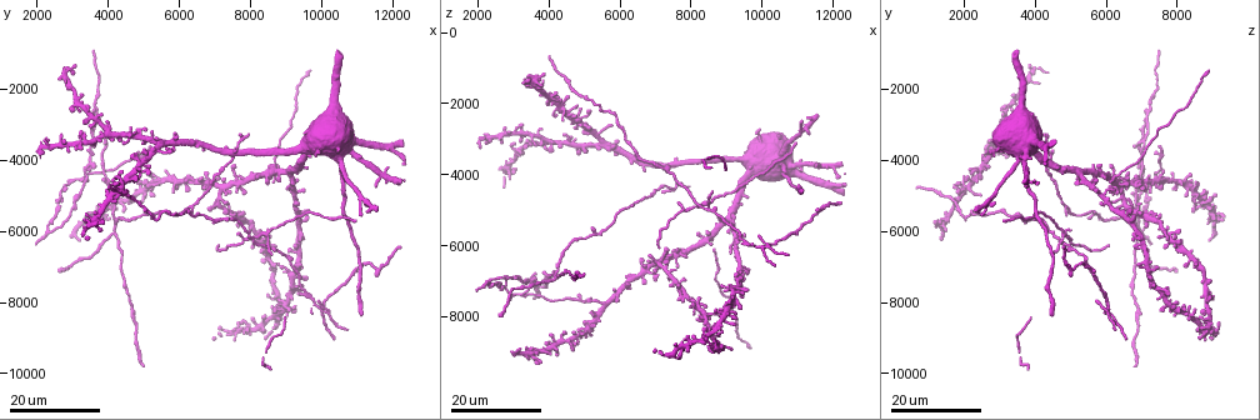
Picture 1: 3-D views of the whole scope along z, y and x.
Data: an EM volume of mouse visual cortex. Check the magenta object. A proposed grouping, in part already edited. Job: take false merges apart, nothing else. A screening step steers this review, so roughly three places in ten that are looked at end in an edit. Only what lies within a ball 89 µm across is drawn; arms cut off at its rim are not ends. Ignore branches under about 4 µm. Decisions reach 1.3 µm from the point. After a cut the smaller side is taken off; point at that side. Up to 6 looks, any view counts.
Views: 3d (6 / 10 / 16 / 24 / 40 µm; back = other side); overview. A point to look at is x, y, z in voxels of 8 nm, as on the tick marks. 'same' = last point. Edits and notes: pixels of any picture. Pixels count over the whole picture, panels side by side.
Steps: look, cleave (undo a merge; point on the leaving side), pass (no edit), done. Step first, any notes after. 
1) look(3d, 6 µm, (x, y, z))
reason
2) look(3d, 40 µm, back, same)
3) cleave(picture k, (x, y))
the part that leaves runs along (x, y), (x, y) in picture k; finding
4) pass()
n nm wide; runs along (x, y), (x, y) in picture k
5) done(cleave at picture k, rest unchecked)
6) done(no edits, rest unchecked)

look(3d, 16 µm, (8500, 4400, 5900))

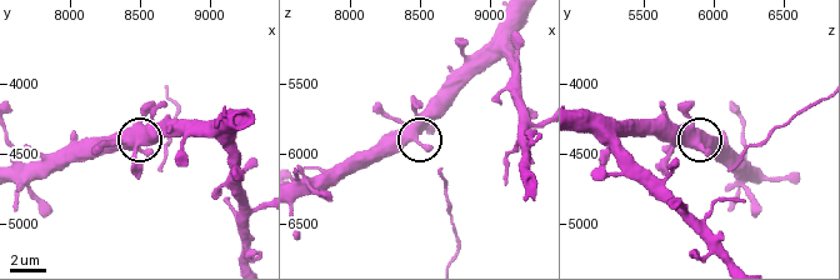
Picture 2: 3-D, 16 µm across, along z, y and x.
look(3d, 6 µm, (8460, 4440, 5900))
closer look

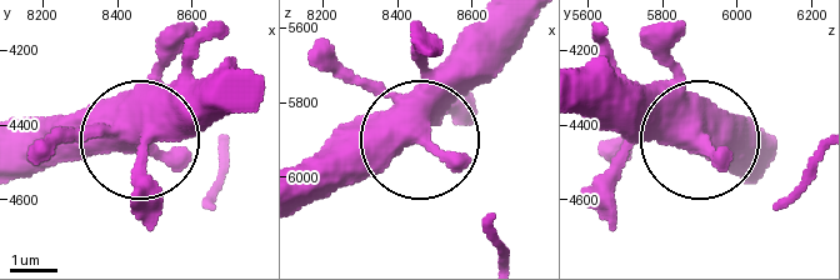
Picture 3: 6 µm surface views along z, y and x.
look(3d, 6 µm, back, (8450, 4460, 5900))

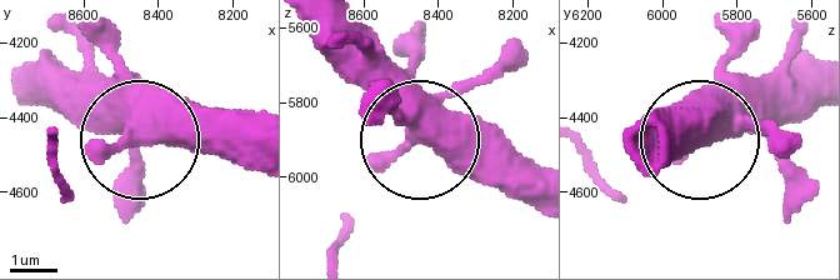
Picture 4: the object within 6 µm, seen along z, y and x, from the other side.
pass()
side arm 42 µm; runs along (308, 25), (408, 133), (348, 224) in picture 4; one neuron here

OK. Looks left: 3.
look(3d, 16 µm, (3700, 2500, 7100))
side arm on a straight run

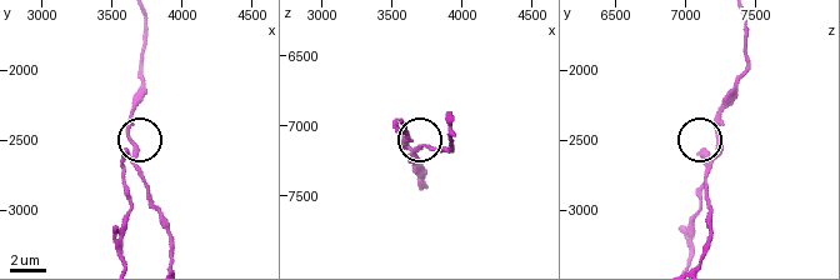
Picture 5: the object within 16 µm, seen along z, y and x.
look(3d, 10 µm, (3660, 2620, 7220))
closer look

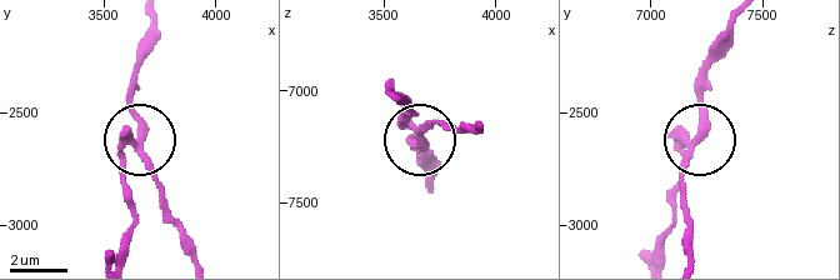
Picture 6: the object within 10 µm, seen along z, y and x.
cleave(picture 6, (128, 190))
3 arms; the part that leaves runs along (133, 148), (125, 166), (133, 203), (125, 253) in picture 6; a second neuron is stuck on

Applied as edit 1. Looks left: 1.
done(cleave at picture 6, rest unchecked)

